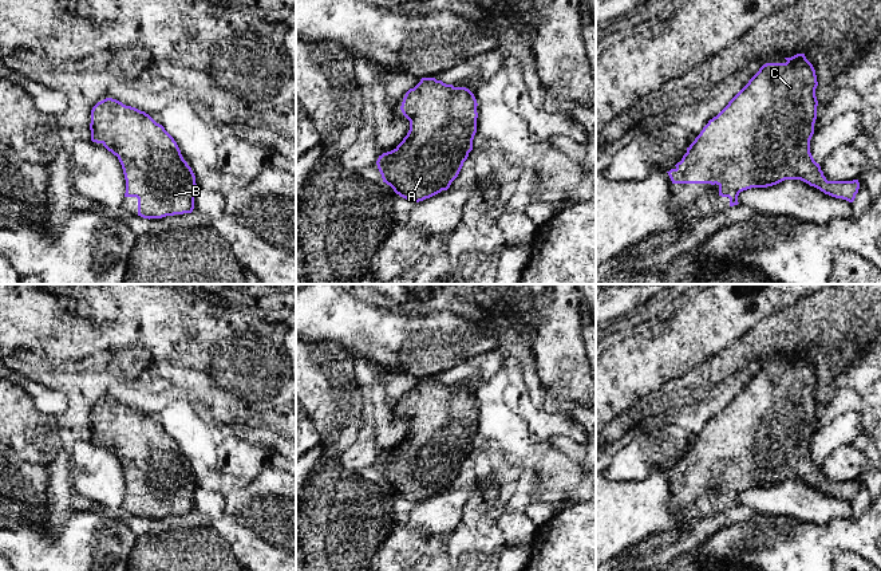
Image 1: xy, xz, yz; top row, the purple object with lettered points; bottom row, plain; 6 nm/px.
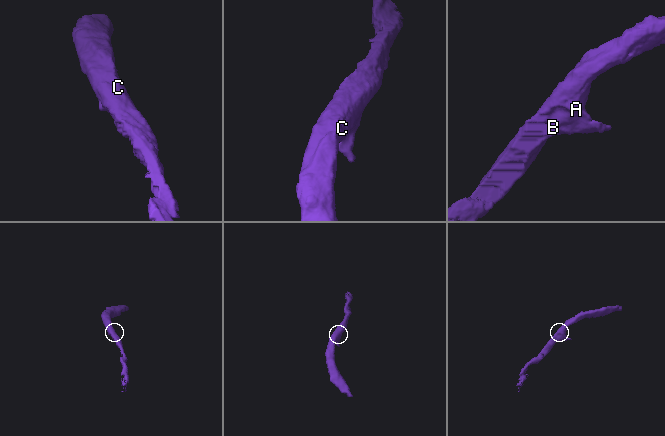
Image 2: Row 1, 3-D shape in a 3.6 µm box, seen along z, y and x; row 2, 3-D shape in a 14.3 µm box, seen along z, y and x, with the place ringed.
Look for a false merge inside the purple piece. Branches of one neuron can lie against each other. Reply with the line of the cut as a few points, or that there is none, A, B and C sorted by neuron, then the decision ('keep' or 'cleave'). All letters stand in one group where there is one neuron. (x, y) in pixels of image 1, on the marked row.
no cut | A B C | keep

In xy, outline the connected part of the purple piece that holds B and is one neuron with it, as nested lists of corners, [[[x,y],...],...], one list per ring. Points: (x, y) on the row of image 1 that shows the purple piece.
[[[106,98],[92,107],[90,130],[92,142],[102,143],[108,151],[118,157],[126,180],[125,197],[138,198],[138,216],[150,220],[193,212],[194,192],[197,188],[195,176],[183,160],[174,138],[149,114],[126,106],[116,99]]]

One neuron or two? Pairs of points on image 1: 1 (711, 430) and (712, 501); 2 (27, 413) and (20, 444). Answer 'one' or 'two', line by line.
1: one
2: one

